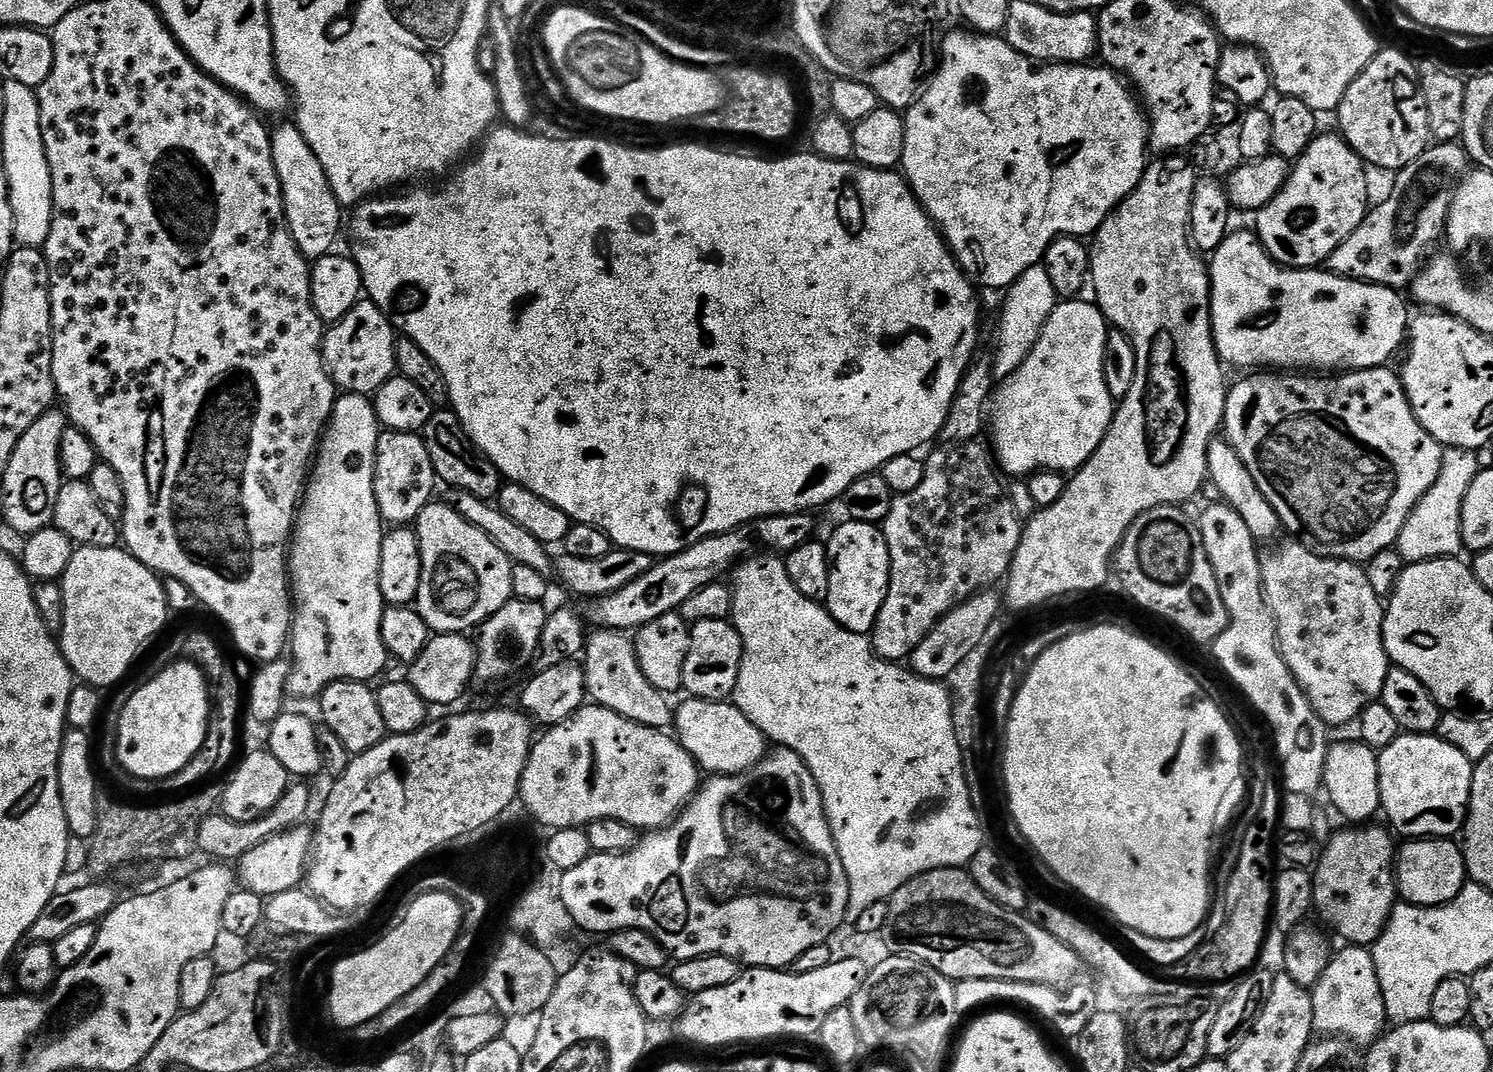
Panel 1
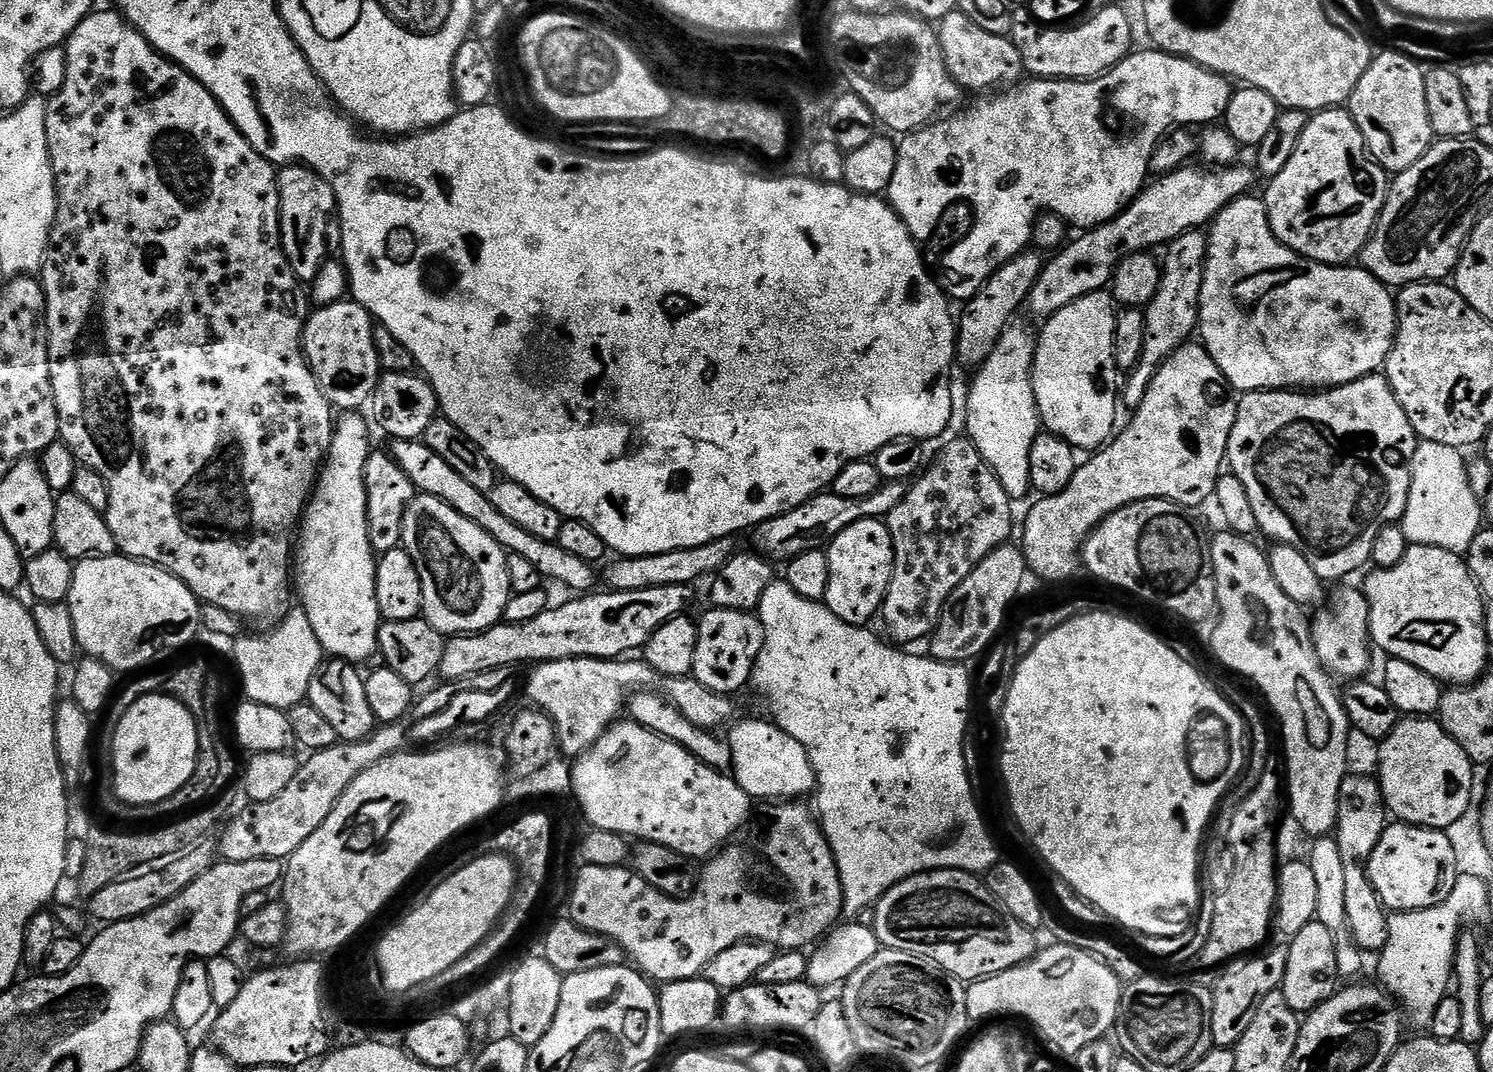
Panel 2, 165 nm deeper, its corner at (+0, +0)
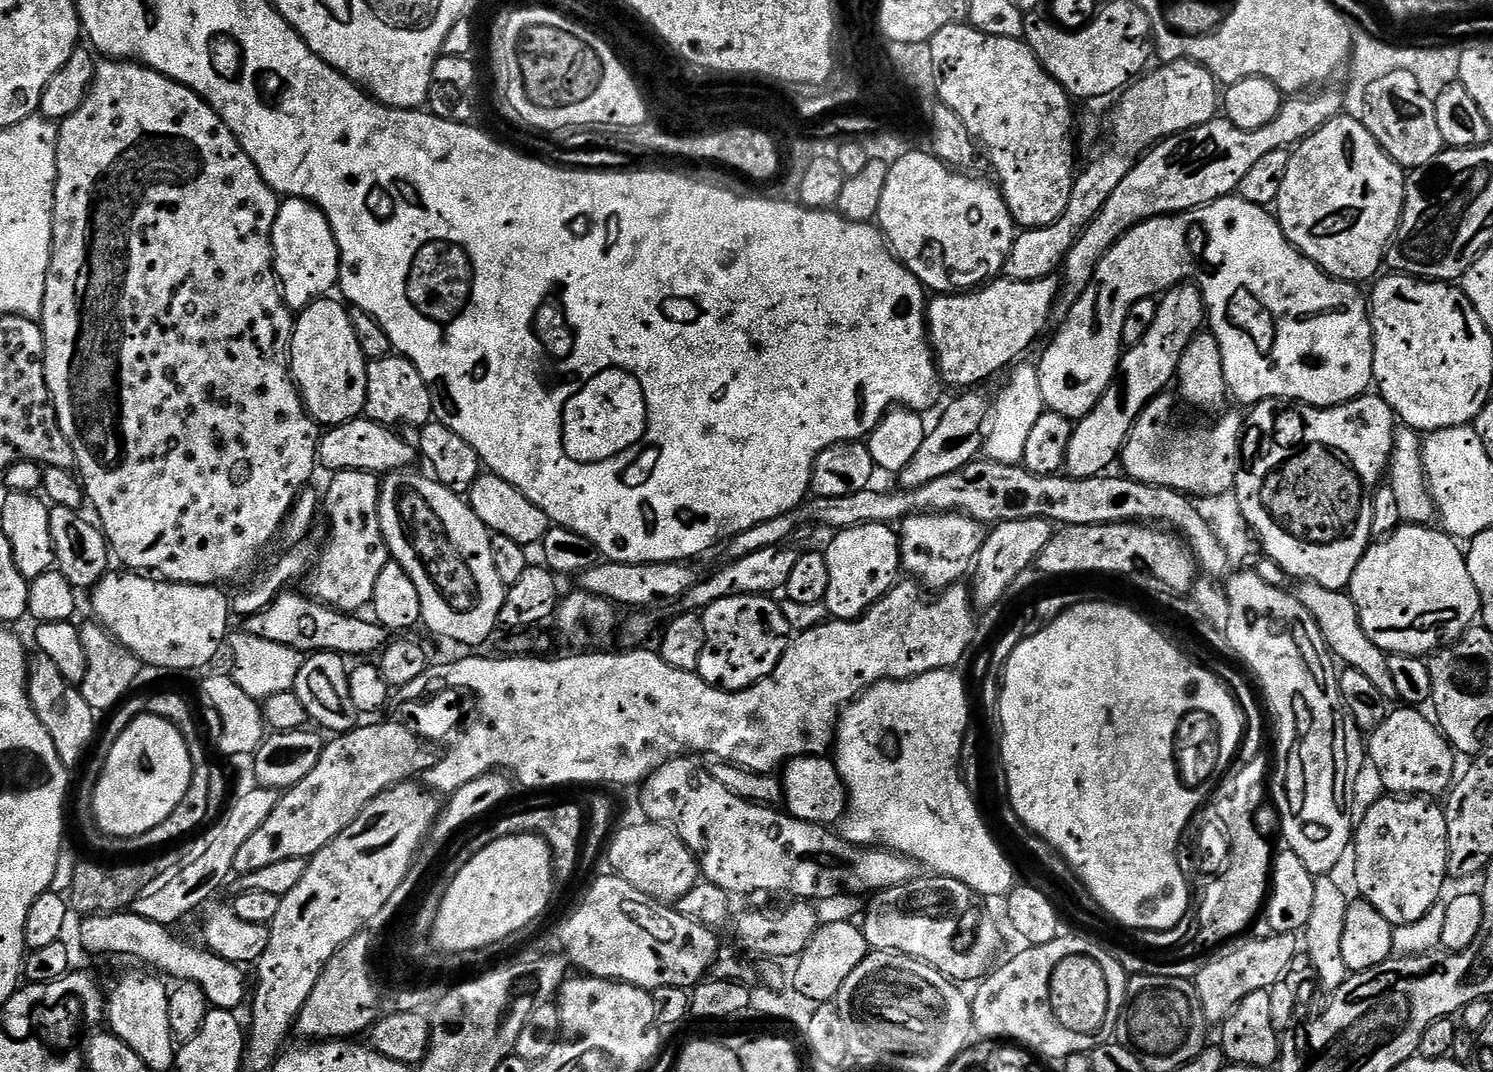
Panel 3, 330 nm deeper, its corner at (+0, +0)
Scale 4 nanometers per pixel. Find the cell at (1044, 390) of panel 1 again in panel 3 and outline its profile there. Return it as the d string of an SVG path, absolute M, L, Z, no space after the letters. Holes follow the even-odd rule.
M1239 194L1222 196L1212 204L1204 204L1200 208L1192 208L1189 212L1178 212L1174 216L1155 216L1153 220L1142 222L1134 226L1121 240L1117 242L1107 254L1102 257L1096 267L1096 273L1092 279L1092 285L1081 294L1074 302L1074 306L1068 315L1063 317L1060 329L1056 337L1048 344L1044 357L1038 360L1040 370L1040 385L1042 386L1042 398L1044 407L1049 412L1057 412L1068 417L1073 422L1078 422L1106 394L1106 390L1112 385L1112 379L1116 377L1116 367L1120 364L1122 355L1122 326L1126 323L1126 314L1130 314L1130 306L1139 300L1153 299L1154 294L1163 294L1169 288L1185 281L1195 282L1204 294L1204 307L1210 313L1210 324L1215 329L1214 335L1220 353L1222 354L1222 366L1224 367L1224 380L1228 384L1231 399L1241 400L1247 406L1255 406L1261 400L1279 400L1281 402L1299 402L1308 404L1311 408L1333 408L1339 404L1350 402L1354 398L1365 395L1373 387L1372 379L1372 317L1370 304L1359 292L1355 283L1346 280L1334 280L1327 272L1316 267L1311 260L1301 256L1300 251L1293 244L1288 243L1284 232L1280 229L1280 222L1267 207L1246 202Z

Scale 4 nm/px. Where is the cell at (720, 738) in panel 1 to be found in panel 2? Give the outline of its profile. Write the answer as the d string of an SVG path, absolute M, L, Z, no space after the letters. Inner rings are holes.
M771 719L738 720L727 729L729 732L728 736L726 735L726 743L732 755L731 775L740 783L744 793L747 796L751 796L753 801L756 802L760 802L760 800L772 800L768 802L796 802L804 798L800 796L809 795L808 797L811 797L816 791L816 775L810 766L810 758L802 746L802 742L790 738L790 734L782 731Z

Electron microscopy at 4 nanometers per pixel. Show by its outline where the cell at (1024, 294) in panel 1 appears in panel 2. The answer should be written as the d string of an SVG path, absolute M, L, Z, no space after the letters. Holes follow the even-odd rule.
M1019 322L1013 323L1002 334L1002 338L994 346L990 358L986 358L979 368L975 369L972 385L968 388L968 405L964 408L964 424L968 427L967 439L982 454L982 458L994 470L998 482L1002 482L1002 490L1012 497L1013 501L1020 502L1027 492L1033 491L1030 482L1030 446L1034 438L1040 435L1042 425L1040 414L1036 411L1034 386L1032 385L1032 367L1038 336L1035 331L1023 328Z

